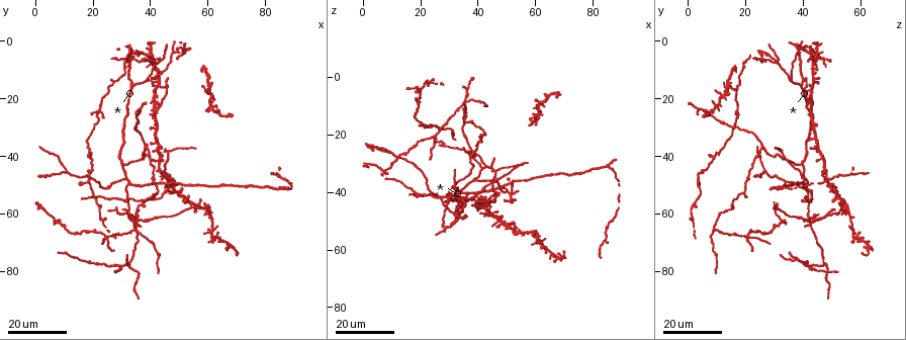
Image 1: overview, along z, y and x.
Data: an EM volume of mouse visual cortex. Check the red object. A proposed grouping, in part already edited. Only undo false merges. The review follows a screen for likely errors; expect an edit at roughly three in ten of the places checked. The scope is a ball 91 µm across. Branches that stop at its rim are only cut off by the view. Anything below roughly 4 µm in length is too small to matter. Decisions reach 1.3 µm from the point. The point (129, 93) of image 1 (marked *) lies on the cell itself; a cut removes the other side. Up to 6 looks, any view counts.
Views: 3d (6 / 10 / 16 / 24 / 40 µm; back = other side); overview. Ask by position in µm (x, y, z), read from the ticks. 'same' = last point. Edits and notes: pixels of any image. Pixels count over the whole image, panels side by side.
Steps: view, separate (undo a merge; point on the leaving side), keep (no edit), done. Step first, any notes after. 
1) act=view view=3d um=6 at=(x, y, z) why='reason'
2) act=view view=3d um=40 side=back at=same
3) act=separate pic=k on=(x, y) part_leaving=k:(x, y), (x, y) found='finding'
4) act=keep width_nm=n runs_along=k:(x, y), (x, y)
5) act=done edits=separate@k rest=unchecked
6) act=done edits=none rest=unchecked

act=view view=3d um=16 at=(42, 8, 32) why='two arms in line, one across'

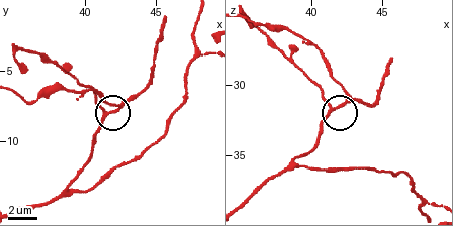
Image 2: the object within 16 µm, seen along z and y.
act=view view=3d um=10 at=(41.6, 8.0, 31.6)

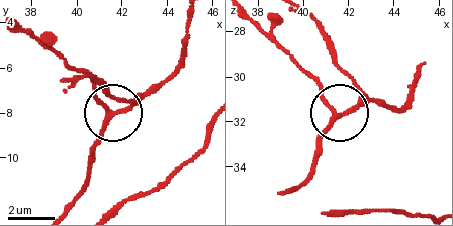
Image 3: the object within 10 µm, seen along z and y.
act=keep runs_along=3:(284, 192), (309, 175), (333, 119), (315, 75) found='one cell here'

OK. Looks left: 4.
act=view view=3d um=24 at=(21, 25, 18) why='calibre changes'

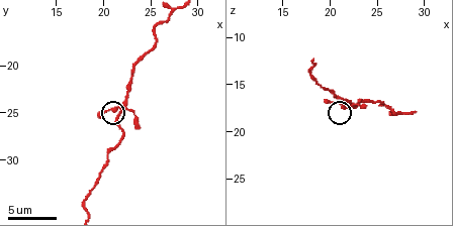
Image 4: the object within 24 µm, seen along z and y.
act=view view=3d um=6 at=(21.6, 25.6, 17.6)

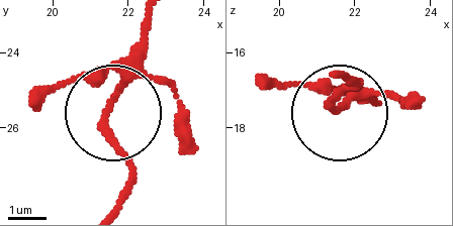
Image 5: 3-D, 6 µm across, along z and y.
act=keep runs_along=5:(148, 21), (142, 69), (109, 117), (128, 192) found='continuous, no second cell'

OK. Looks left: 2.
act=view view=3d um=24 at=(32, 77, 48) why='branch point'

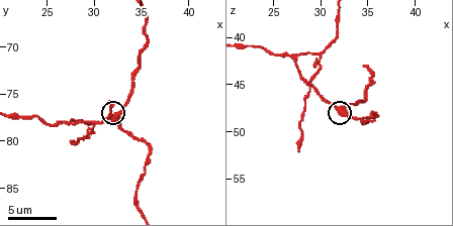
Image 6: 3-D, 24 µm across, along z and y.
act=view view=3d um=10 at=(32.0, 77.8, 47.8)

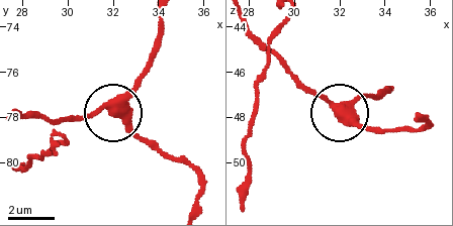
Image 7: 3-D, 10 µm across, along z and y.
act=keep arms=3 runs_along=7:(393, 88), (357, 96), (343, 109), (378, 132) found='continuous, no second cell'

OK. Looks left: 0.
act=done edits=none rest=unchecked

